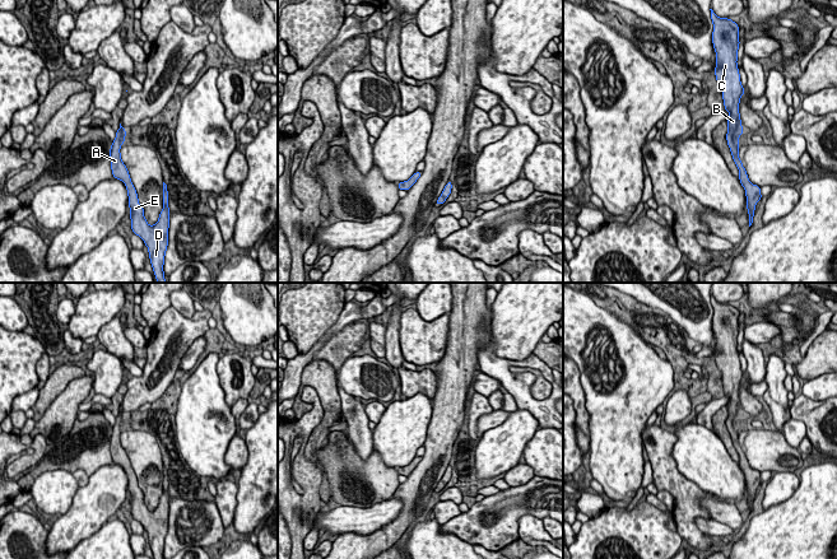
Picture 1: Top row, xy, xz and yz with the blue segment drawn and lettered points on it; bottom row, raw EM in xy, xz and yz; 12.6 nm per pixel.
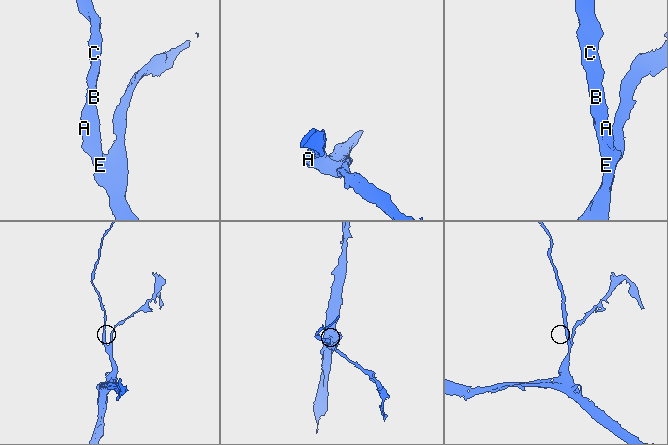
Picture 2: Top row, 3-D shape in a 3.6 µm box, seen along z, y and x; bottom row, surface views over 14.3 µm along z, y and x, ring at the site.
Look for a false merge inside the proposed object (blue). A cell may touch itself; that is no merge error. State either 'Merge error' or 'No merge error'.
No merge error

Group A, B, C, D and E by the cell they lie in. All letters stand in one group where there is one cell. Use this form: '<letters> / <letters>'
A B C D E

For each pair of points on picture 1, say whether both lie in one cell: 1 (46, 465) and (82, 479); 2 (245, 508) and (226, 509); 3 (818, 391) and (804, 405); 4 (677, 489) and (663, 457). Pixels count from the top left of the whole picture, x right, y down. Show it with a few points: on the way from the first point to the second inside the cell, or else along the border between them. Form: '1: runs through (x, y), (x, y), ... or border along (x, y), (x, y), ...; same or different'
1: border along (71, 473), (83, 470), (88, 476); different
2: border along (237, 484), (237, 506), (232, 521); different
3: border along (803, 394), (812, 400); different
4: runs through (673, 481), (665, 474), (663, 465); same

